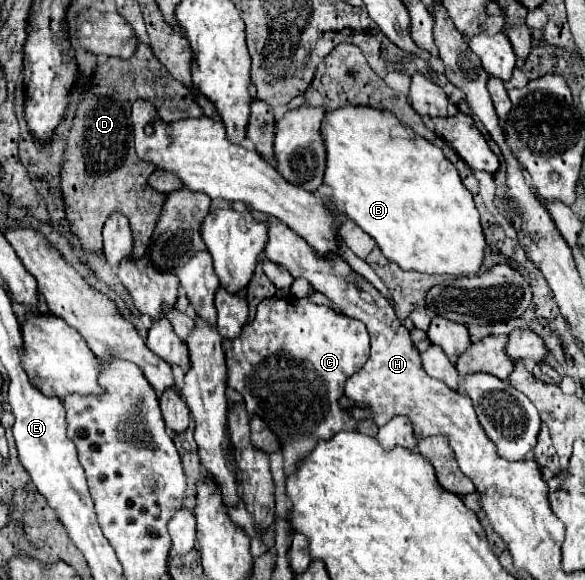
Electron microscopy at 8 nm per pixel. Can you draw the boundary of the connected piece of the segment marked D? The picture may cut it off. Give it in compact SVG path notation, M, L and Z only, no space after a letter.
M139 43L133 59L109 57L99 65L95 85L85 91L85 97L73 119L73 131L69 135L61 175L67 219L71 223L71 231L81 239L83 247L89 251L99 251L103 247L103 223L107 221L109 213L121 211L129 217L135 237L133 255L137 259L145 255L155 223L167 199L167 193L157 193L147 183L149 175L155 171L155 165L141 161L133 149L131 105L139 97L159 105L159 117L163 121L179 121L203 115L201 107L193 101L191 91L175 77L169 77L169 71L153 57L149 45Z

